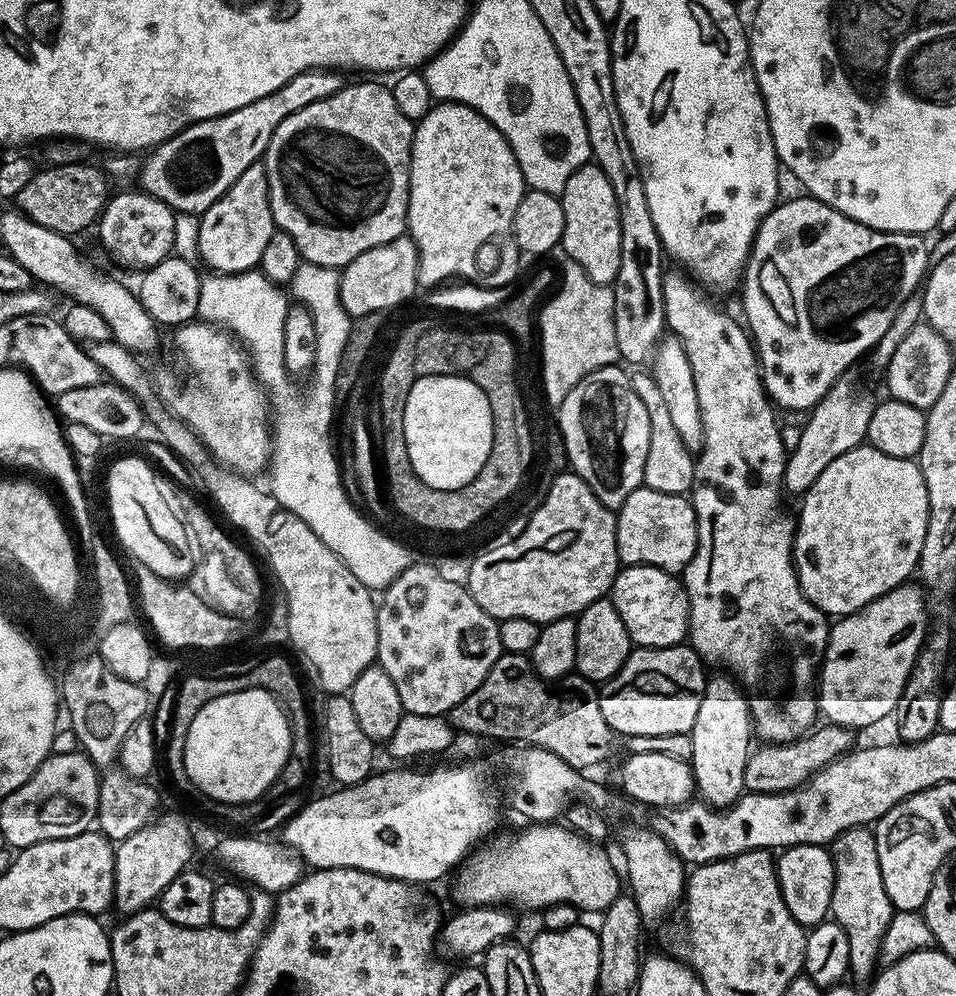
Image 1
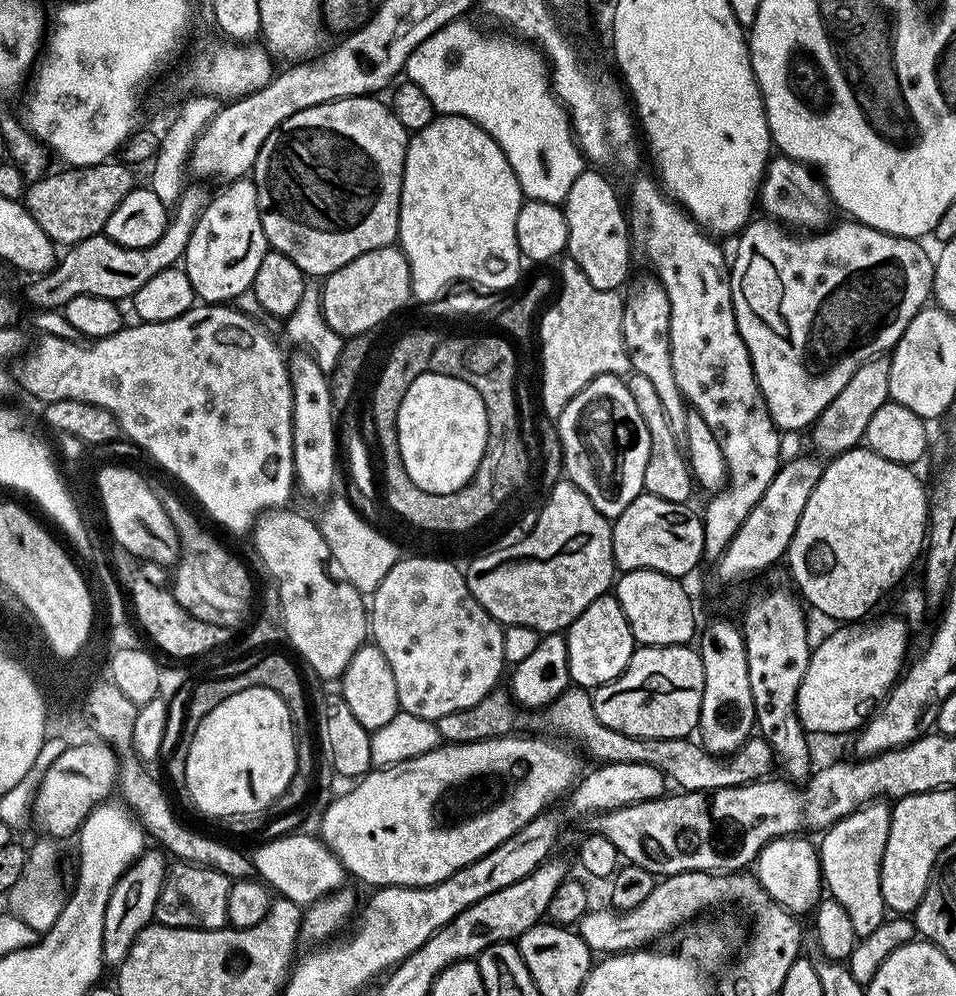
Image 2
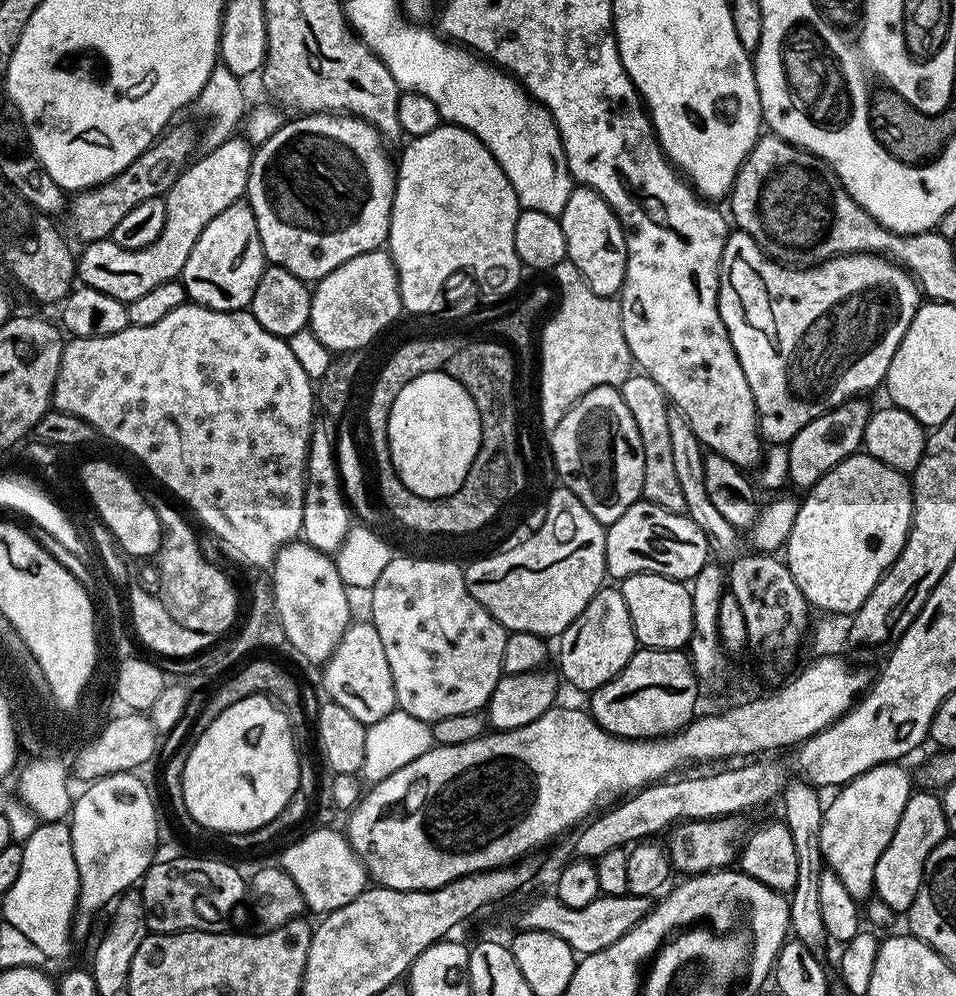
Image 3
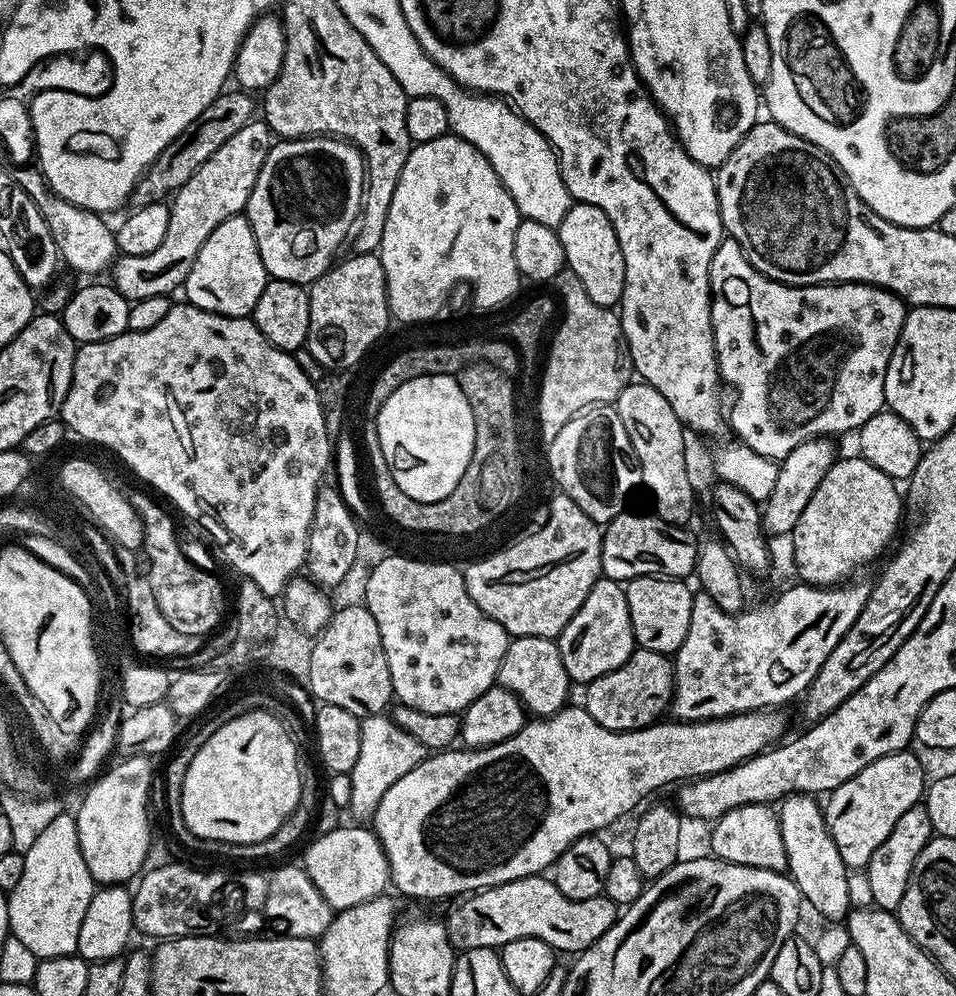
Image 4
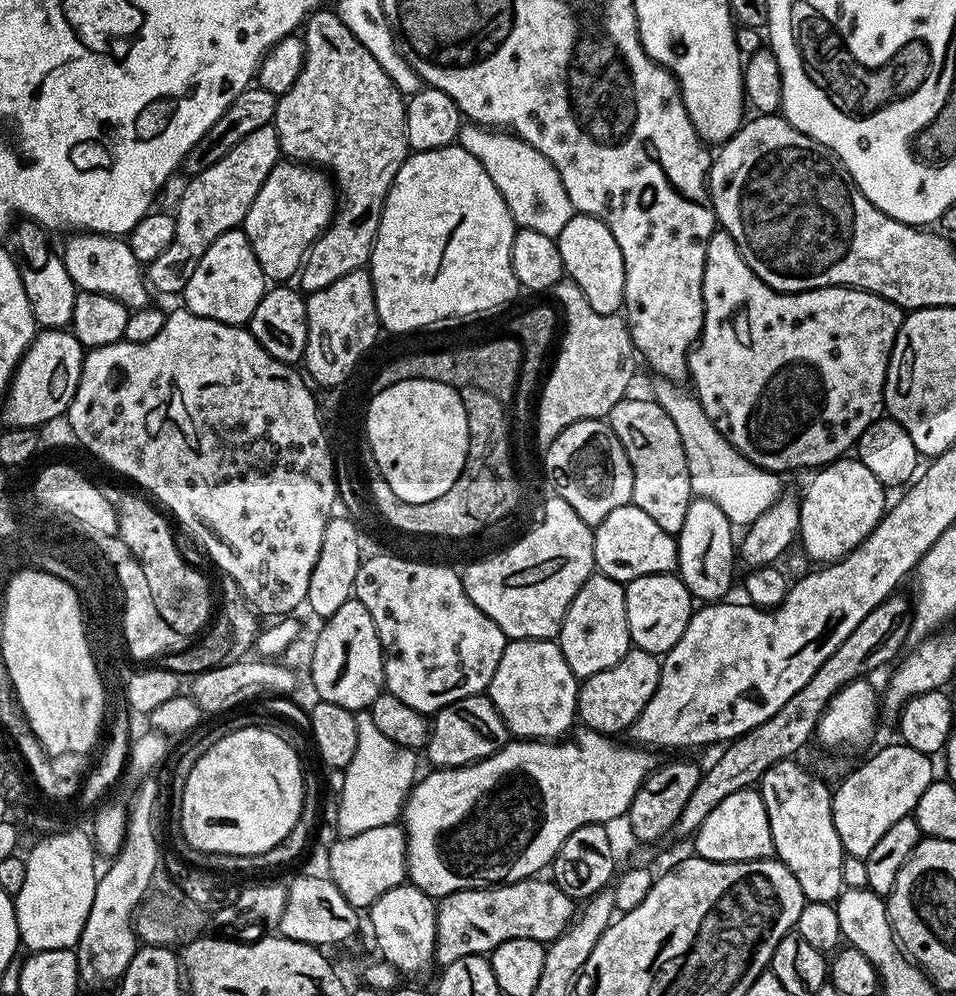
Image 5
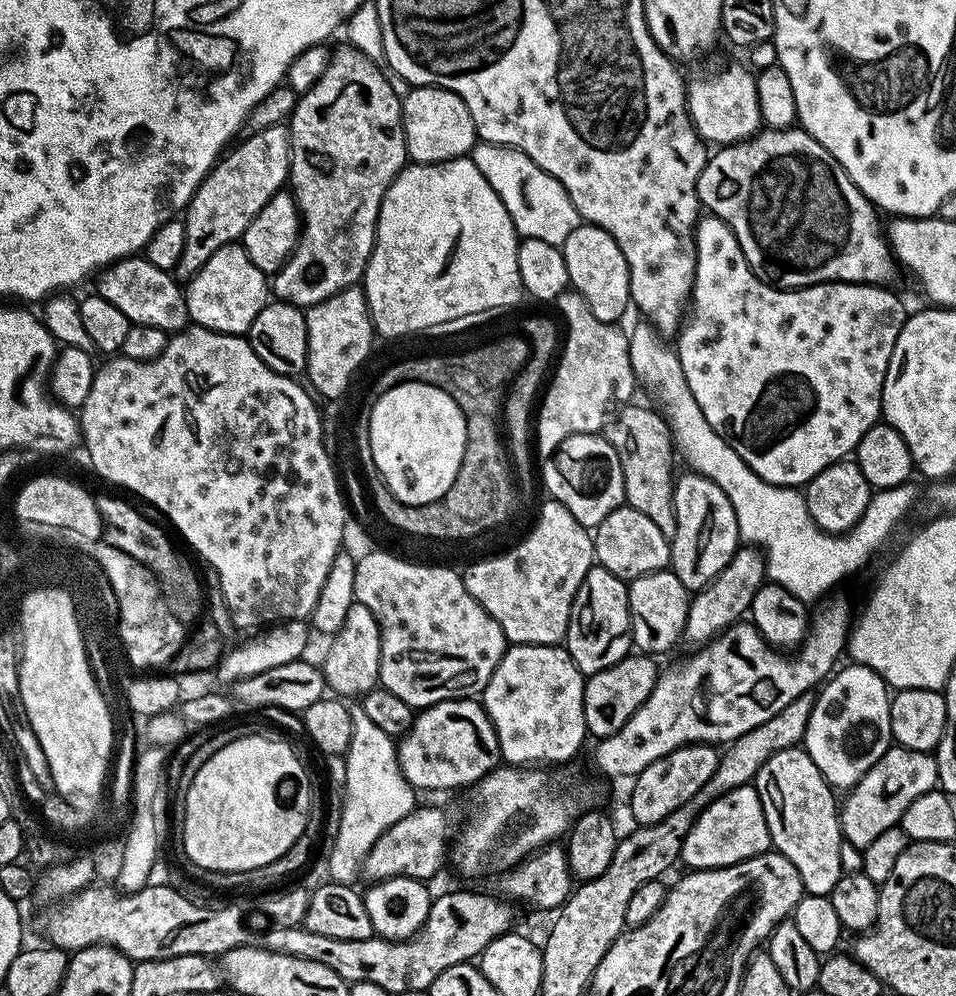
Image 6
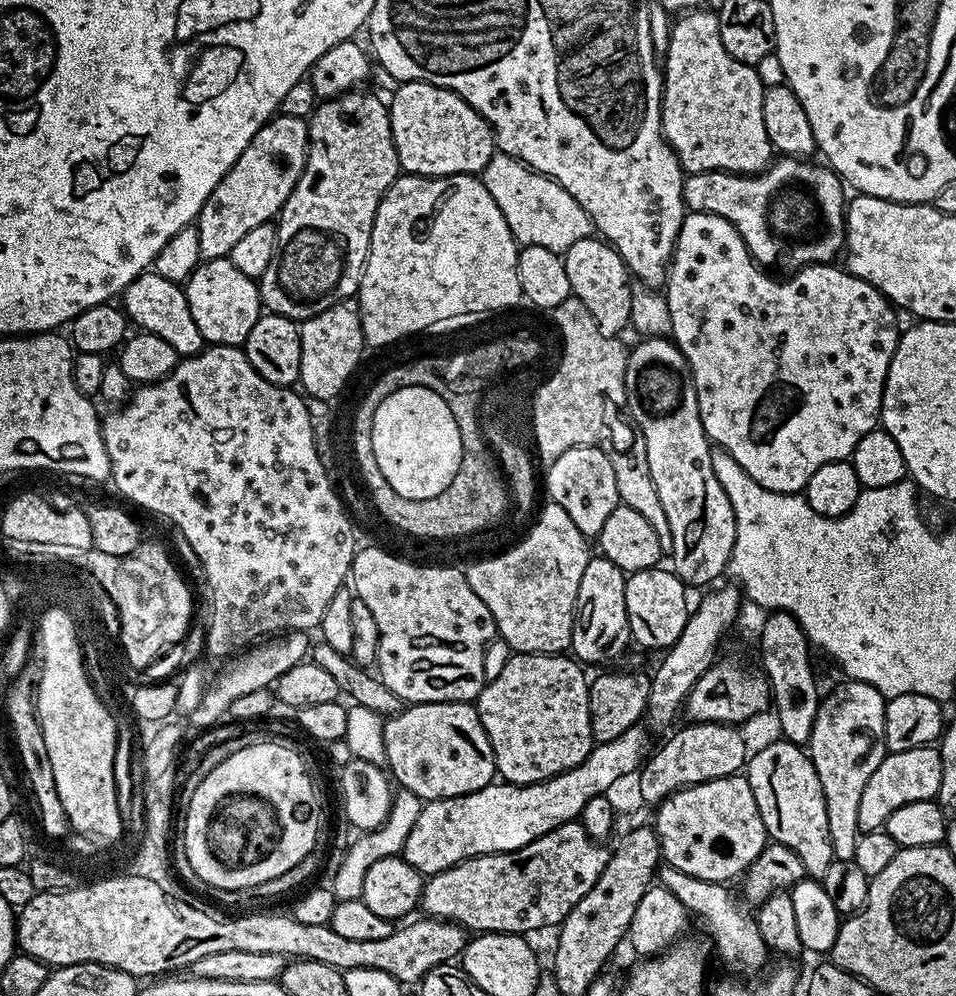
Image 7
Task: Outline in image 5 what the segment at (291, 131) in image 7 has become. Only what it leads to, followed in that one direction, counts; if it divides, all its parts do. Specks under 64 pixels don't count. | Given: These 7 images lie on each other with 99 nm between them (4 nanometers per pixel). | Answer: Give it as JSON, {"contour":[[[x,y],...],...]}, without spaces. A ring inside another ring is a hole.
{"contour":[[[266,124],[247,134],[208,169],[193,175],[180,196],[180,205],[174,208],[176,225],[170,246],[166,246],[166,250],[146,266],[149,285],[155,291],[157,288],[160,292],[183,293],[198,262],[202,262],[202,254],[210,250],[210,242],[214,242],[218,234],[226,234],[230,229],[243,225],[254,198],[258,198],[258,190],[262,190],[262,182],[266,182],[270,170],[274,170],[281,160],[278,134],[272,124]]]}

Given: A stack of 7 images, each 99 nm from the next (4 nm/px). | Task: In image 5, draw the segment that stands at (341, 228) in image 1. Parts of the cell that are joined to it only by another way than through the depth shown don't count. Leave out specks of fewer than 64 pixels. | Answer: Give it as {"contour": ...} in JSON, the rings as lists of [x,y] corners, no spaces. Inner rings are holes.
{"contour":[[[281,162],[270,170],[242,225],[269,281],[288,282],[291,276],[293,279],[299,273],[312,243],[331,224],[337,203],[338,192],[333,181],[319,167]]]}

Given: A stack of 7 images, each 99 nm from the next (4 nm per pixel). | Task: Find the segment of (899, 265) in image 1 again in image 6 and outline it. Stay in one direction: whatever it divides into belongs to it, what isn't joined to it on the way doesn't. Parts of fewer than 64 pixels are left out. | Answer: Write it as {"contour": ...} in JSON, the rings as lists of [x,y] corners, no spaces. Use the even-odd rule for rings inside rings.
{"contour":[[[704,214],[696,221],[696,273],[690,301],[690,318],[683,321],[678,333],[680,345],[674,351],[682,362],[682,374],[686,374],[686,386],[690,386],[690,394],[694,394],[694,402],[706,414],[706,422],[714,426],[714,430],[732,447],[766,482],[780,484],[783,488],[807,486],[808,483],[826,466],[837,464],[839,460],[851,457],[855,453],[858,442],[866,430],[870,430],[881,419],[880,399],[884,389],[886,370],[890,366],[890,354],[894,354],[894,342],[898,342],[898,334],[906,319],[904,304],[892,293],[893,289],[878,284],[815,284],[809,288],[773,288],[772,285],[759,280],[752,272],[752,267],[742,254],[742,246],[738,246],[738,238],[734,230],[722,218]]]}

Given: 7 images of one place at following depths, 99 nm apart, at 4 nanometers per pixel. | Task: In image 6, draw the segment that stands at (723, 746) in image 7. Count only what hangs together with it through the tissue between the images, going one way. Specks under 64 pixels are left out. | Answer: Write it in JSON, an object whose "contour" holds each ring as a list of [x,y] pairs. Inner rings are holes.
{"contour":[[[687,744],[670,754],[666,758],[658,758],[658,762],[650,762],[646,770],[642,770],[635,777],[633,797],[630,806],[634,810],[634,818],[640,826],[662,822],[678,806],[696,799],[696,795],[714,778],[714,770],[720,765],[720,752],[710,744]]]}

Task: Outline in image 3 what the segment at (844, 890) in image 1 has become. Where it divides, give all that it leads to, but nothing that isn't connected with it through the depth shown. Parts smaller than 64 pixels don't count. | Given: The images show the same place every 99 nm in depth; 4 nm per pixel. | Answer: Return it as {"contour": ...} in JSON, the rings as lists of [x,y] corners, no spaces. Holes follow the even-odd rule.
{"contour":[[[893,762],[879,764],[866,770],[843,785],[835,793],[837,796],[832,801],[827,801],[823,809],[824,820],[821,822],[823,863],[834,874],[838,874],[838,882],[842,882],[842,886],[846,886],[846,890],[858,902],[867,901],[873,895],[876,886],[874,866],[878,866],[882,850],[890,846],[890,838],[894,838],[898,818],[902,818],[902,810],[906,810],[906,802],[912,797],[914,785],[904,766],[903,763]]]}

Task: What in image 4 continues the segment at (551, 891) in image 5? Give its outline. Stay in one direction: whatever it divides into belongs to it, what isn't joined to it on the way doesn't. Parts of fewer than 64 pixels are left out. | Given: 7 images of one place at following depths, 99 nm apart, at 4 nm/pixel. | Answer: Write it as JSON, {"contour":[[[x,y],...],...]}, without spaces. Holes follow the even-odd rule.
{"contour":[[[544,874],[527,876],[521,880],[499,884],[493,888],[481,888],[479,892],[465,895],[457,904],[460,905],[449,914],[448,920],[446,919],[448,937],[453,948],[457,950],[469,948],[499,950],[505,944],[514,942],[518,938],[542,938],[542,942],[555,948],[557,953],[579,954],[585,952],[594,942],[598,942],[598,938],[602,938],[602,934],[606,934],[606,930],[610,930],[610,926],[618,915],[618,906],[609,896],[601,894],[587,898],[585,901],[571,901],[562,894],[562,891],[558,890],[554,880]]]}

